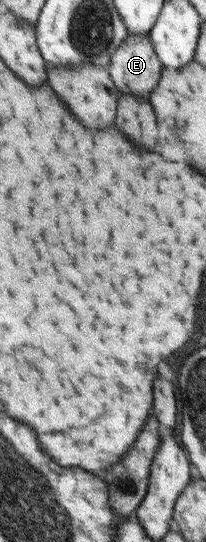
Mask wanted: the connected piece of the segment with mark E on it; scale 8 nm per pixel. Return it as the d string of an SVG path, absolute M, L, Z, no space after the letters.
M129 35L113 54L109 68L121 92L150 94L160 88L164 66L149 35Z

